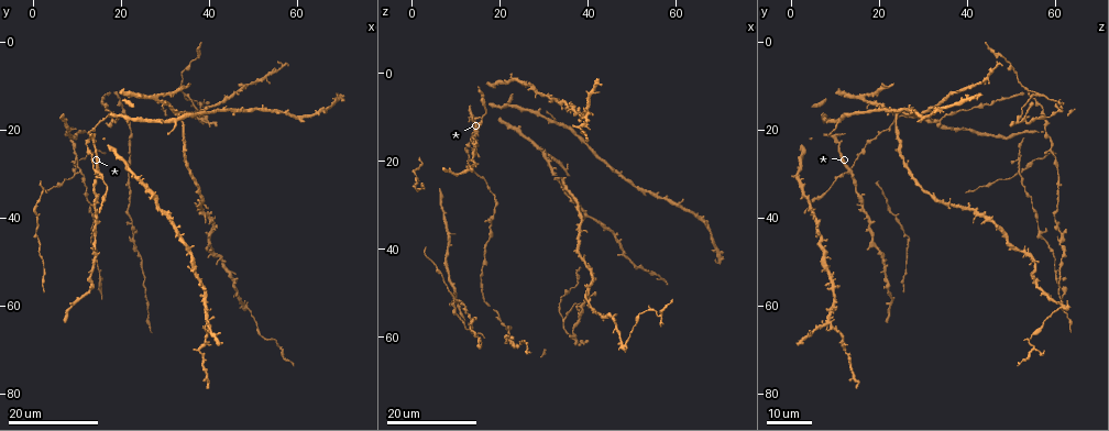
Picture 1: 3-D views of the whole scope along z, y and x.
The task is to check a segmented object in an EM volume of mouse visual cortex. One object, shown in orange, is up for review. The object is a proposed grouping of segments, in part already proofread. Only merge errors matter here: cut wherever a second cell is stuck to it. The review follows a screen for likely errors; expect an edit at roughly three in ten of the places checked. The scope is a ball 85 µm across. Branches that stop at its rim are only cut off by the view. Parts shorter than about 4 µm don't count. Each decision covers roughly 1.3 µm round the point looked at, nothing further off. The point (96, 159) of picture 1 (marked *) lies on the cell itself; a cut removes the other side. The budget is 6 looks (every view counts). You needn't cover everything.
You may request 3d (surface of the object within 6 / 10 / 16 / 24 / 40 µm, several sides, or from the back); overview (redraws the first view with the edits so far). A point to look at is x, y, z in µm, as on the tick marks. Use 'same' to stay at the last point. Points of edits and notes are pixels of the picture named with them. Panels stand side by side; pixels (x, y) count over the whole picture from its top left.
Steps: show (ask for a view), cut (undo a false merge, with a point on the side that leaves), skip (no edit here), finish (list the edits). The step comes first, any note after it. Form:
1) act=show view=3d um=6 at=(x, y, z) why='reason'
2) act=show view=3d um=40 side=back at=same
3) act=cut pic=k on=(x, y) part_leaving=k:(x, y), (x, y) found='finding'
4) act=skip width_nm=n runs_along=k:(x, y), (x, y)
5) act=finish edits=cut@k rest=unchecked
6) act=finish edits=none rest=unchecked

act=show view=3d um=16 at=(15.5, 31.0, 10.0) why='small branch off a trunk'

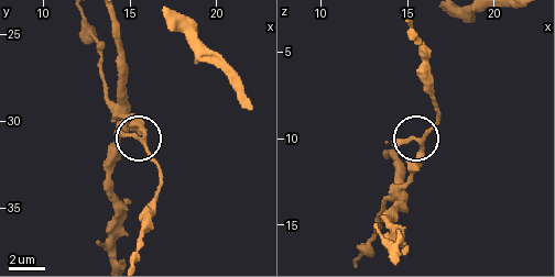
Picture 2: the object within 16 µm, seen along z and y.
act=show view=3d um=10 at=(15.8, 30.8, 10.4)

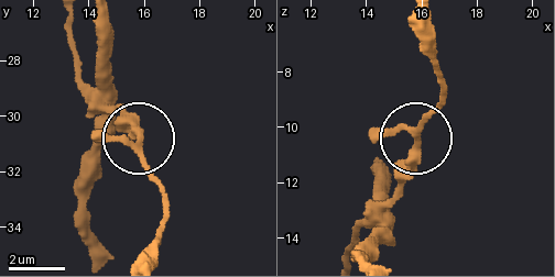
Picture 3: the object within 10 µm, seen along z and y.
act=show view=3d um=10 side=back at=(15.8, 31.0, 10.5)

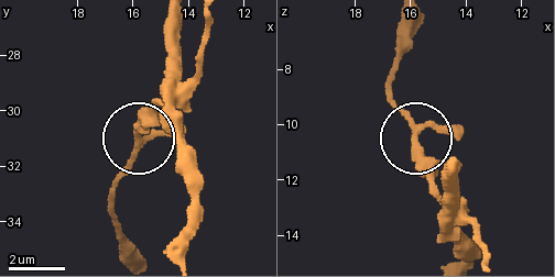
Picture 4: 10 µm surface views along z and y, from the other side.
act=skip arms=3 found='one cell here'

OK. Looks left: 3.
act=show view=3d um=16 at=(39.5, 64.0, 8.0) why='three arms meet'

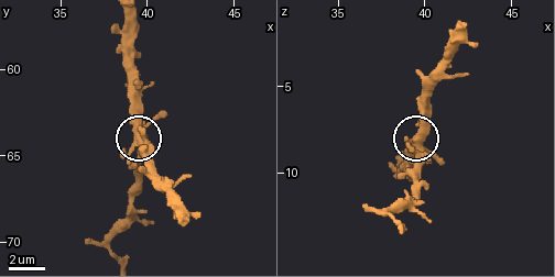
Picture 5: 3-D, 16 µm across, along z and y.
act=show view=3d um=6 at=same why='zoom in'

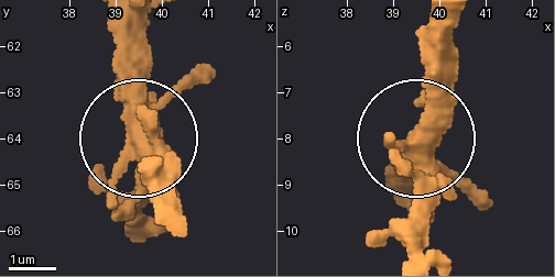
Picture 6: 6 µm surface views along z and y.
act=skip runs_along=6:(123, 20), (123, 114), (147, 174) found='continuous, no second cell'

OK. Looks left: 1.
act=finish edits=none rest=unchecked

